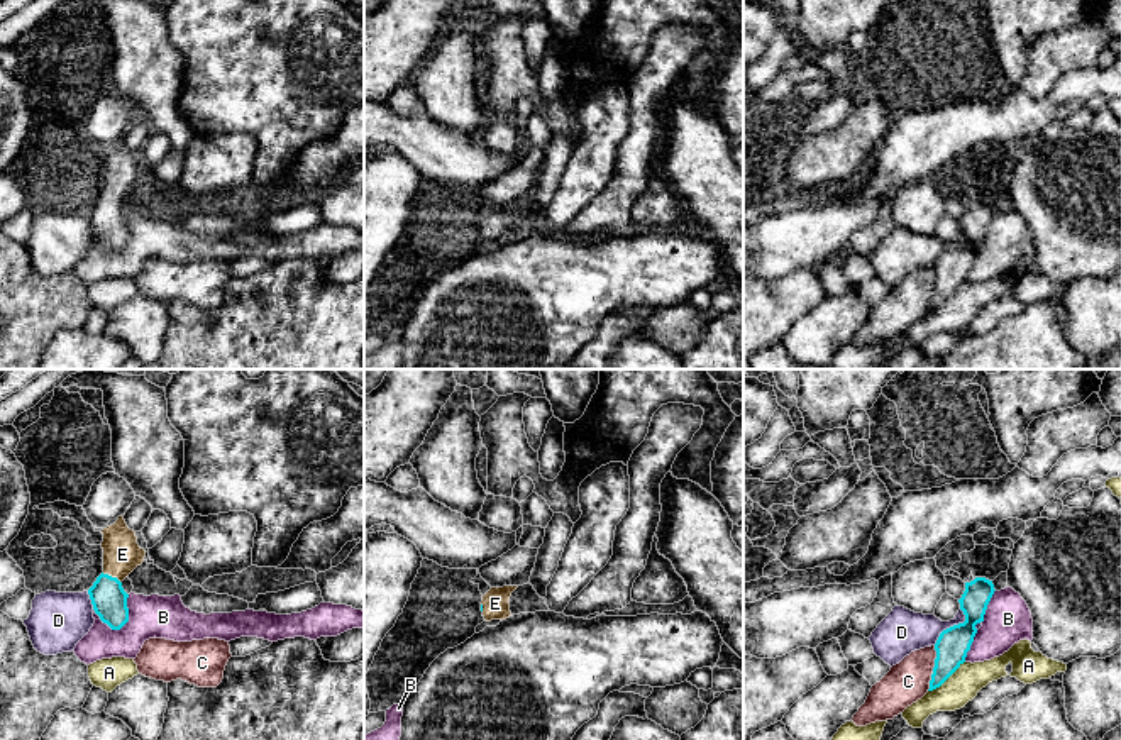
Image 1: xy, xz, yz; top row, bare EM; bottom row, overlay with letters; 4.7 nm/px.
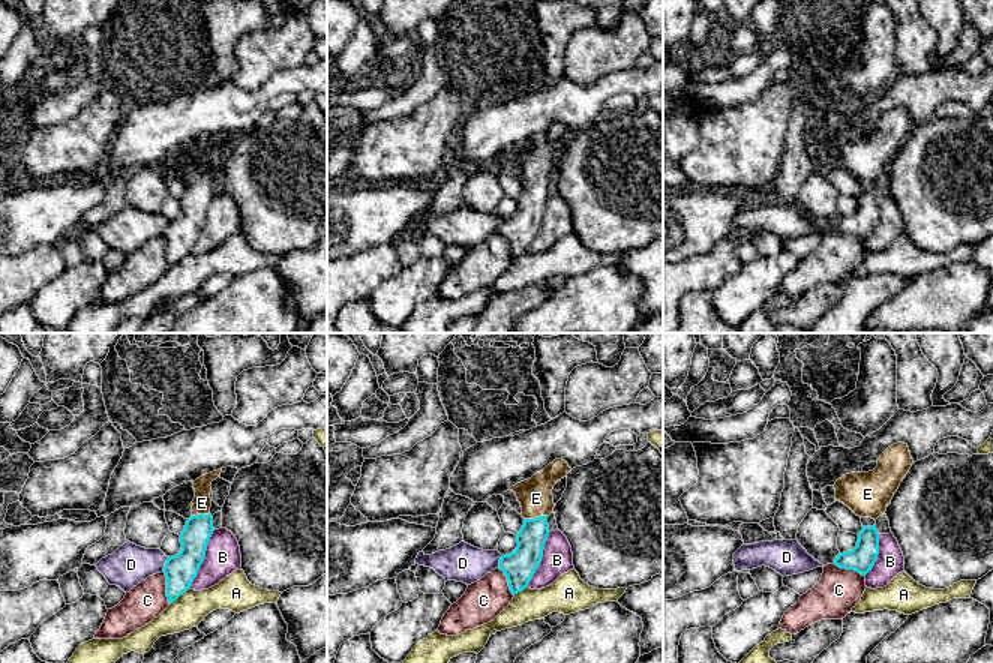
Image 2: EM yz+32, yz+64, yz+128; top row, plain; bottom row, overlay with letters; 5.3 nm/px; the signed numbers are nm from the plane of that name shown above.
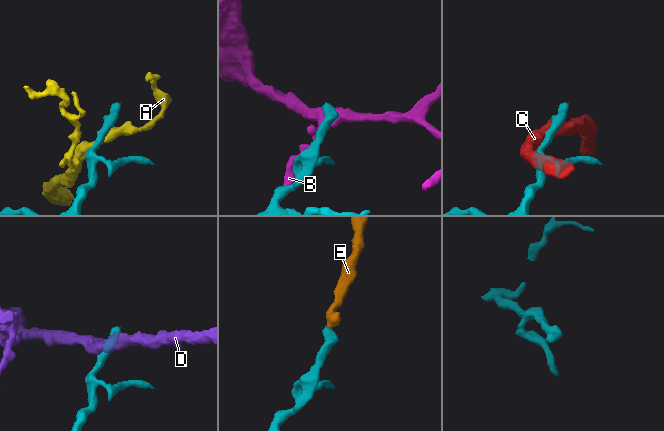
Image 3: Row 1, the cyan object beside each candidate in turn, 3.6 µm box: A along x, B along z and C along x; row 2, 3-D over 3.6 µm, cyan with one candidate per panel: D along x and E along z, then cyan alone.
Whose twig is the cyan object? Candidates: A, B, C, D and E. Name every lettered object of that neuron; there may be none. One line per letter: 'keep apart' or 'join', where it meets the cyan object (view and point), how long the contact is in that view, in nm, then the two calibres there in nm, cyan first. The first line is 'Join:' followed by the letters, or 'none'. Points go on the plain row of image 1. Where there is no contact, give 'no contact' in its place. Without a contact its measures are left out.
Join: E
A: keep apart | yz (945, 300) | 220 nm | 160/160 nm
B: keep apart | xy (122, 246) | 190 nm | 170/200 nm
C: keep apart | yz (933, 288) | 220 nm | 160/200 nm
D: keep apart | yz (954, 246) | 220 nm | 160/200 nm
E: join | xy (112, 198) | 110 nm | 170/180 nm

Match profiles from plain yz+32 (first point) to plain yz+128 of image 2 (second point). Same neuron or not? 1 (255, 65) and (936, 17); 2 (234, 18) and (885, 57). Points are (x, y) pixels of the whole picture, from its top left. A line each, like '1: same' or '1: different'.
1: different
2: same

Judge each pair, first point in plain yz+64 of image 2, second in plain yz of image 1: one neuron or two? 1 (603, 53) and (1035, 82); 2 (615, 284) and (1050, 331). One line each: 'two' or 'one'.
1: one
2: one

